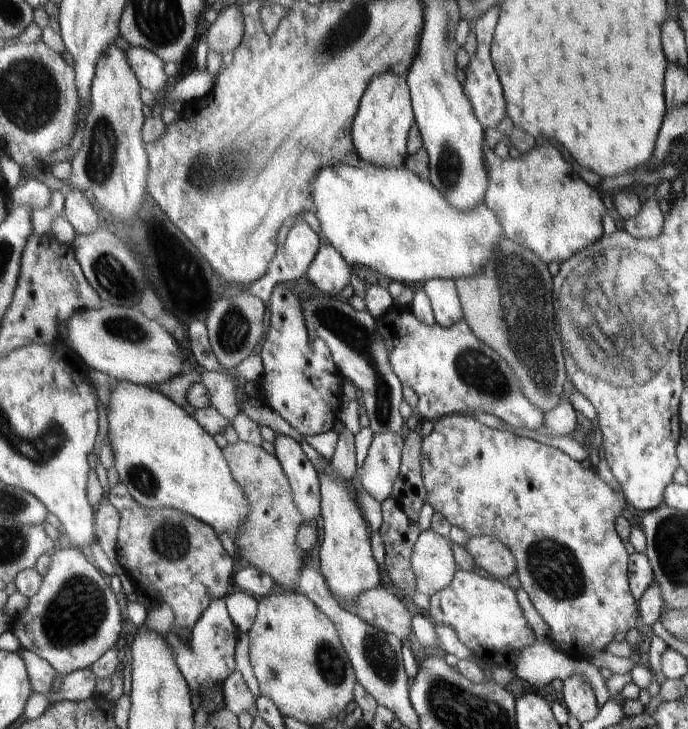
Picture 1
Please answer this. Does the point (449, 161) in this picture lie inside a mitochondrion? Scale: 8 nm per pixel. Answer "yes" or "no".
yes

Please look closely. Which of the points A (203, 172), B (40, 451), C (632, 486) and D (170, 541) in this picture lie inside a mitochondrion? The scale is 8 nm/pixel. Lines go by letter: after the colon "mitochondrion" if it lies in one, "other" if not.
A: mitochondrion
B: mitochondrion
C: other
D: mitochondrion

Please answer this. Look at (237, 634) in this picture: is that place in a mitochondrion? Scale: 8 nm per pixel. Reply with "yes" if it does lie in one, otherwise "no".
no

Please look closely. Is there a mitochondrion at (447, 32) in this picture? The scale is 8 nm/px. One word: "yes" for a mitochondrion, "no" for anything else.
yes

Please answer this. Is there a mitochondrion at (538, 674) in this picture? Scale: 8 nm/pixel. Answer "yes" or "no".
no

